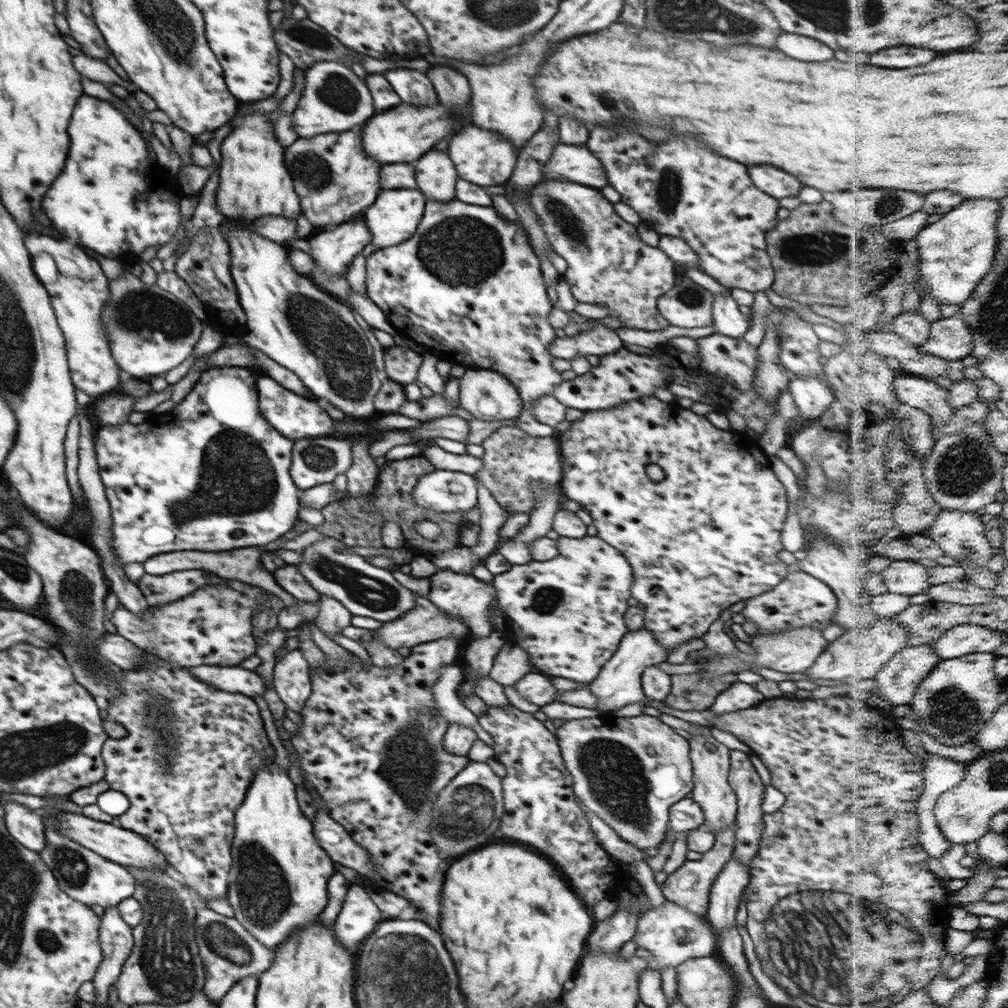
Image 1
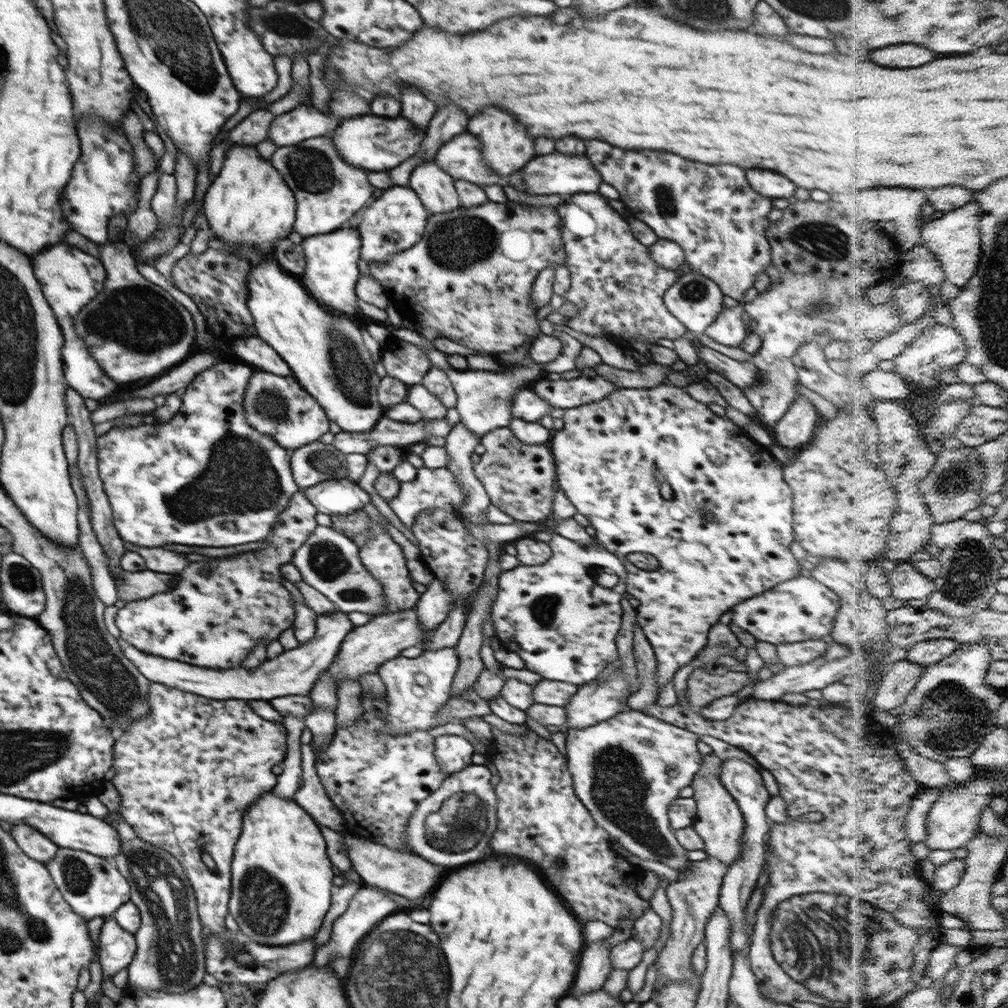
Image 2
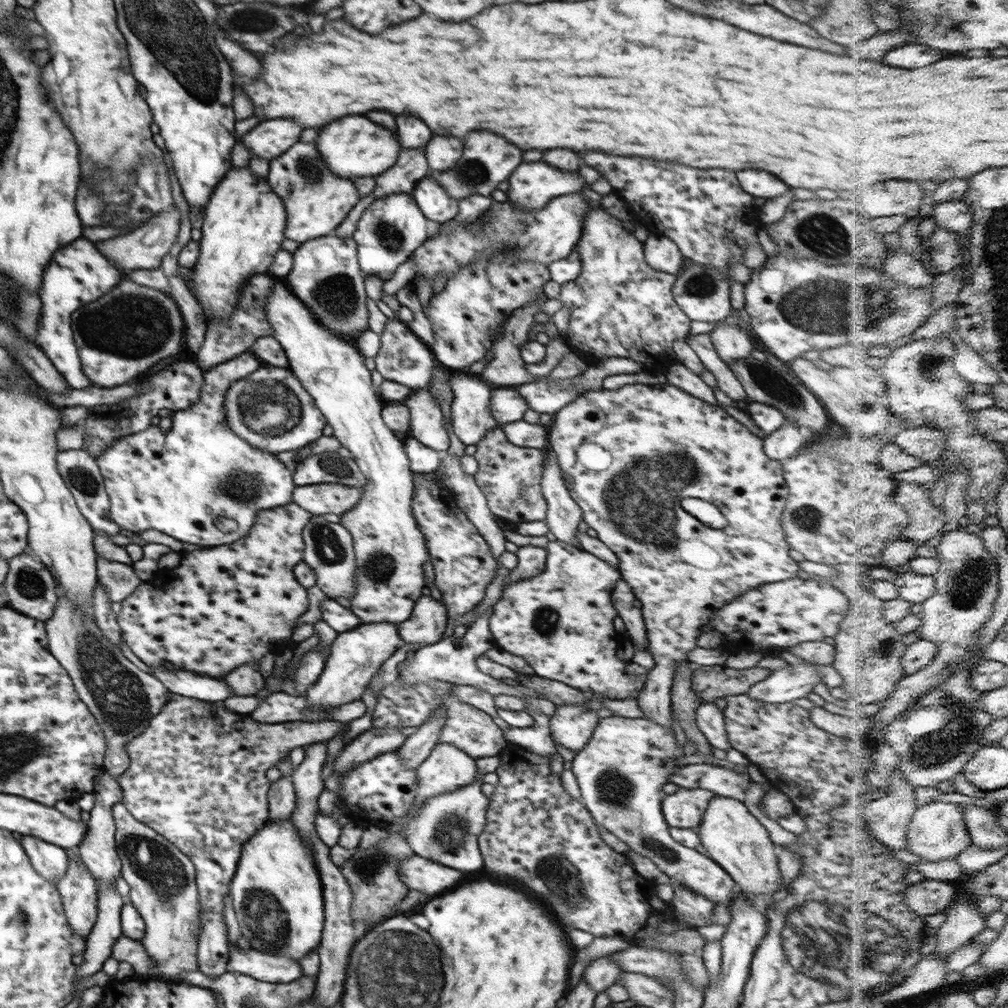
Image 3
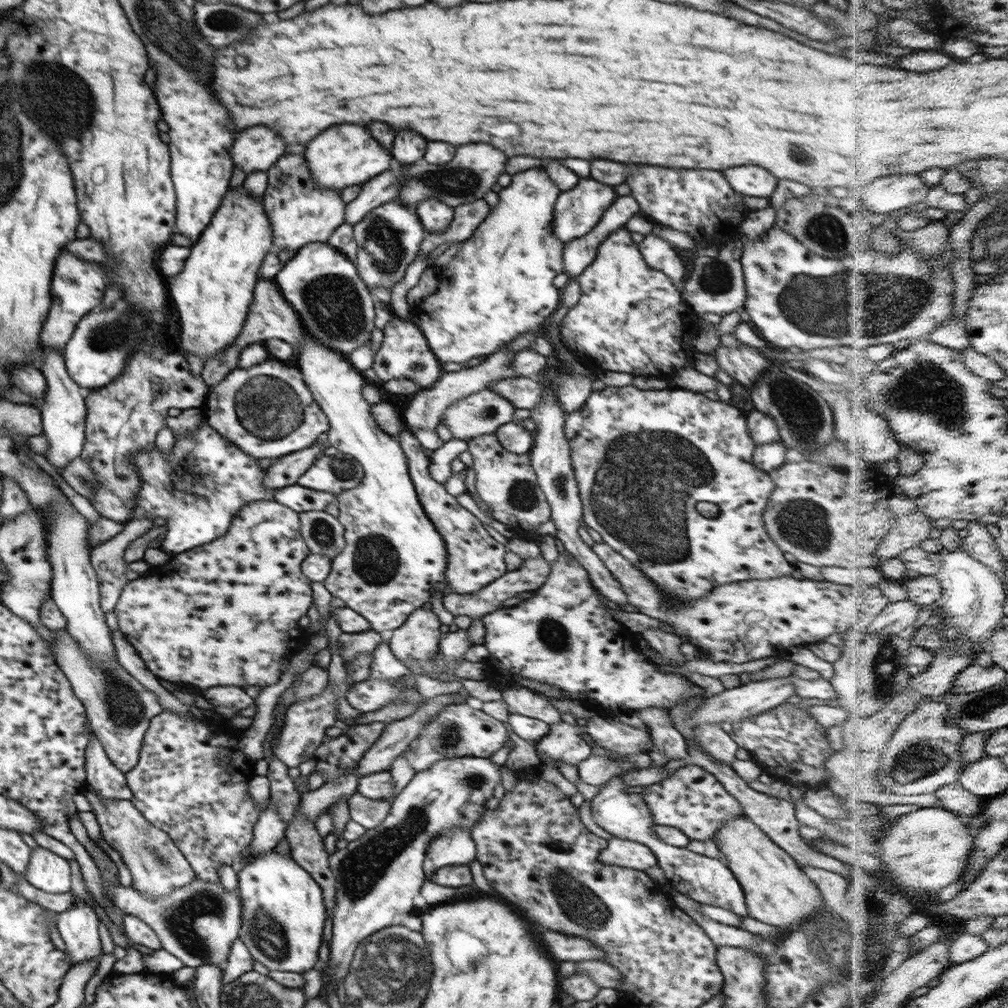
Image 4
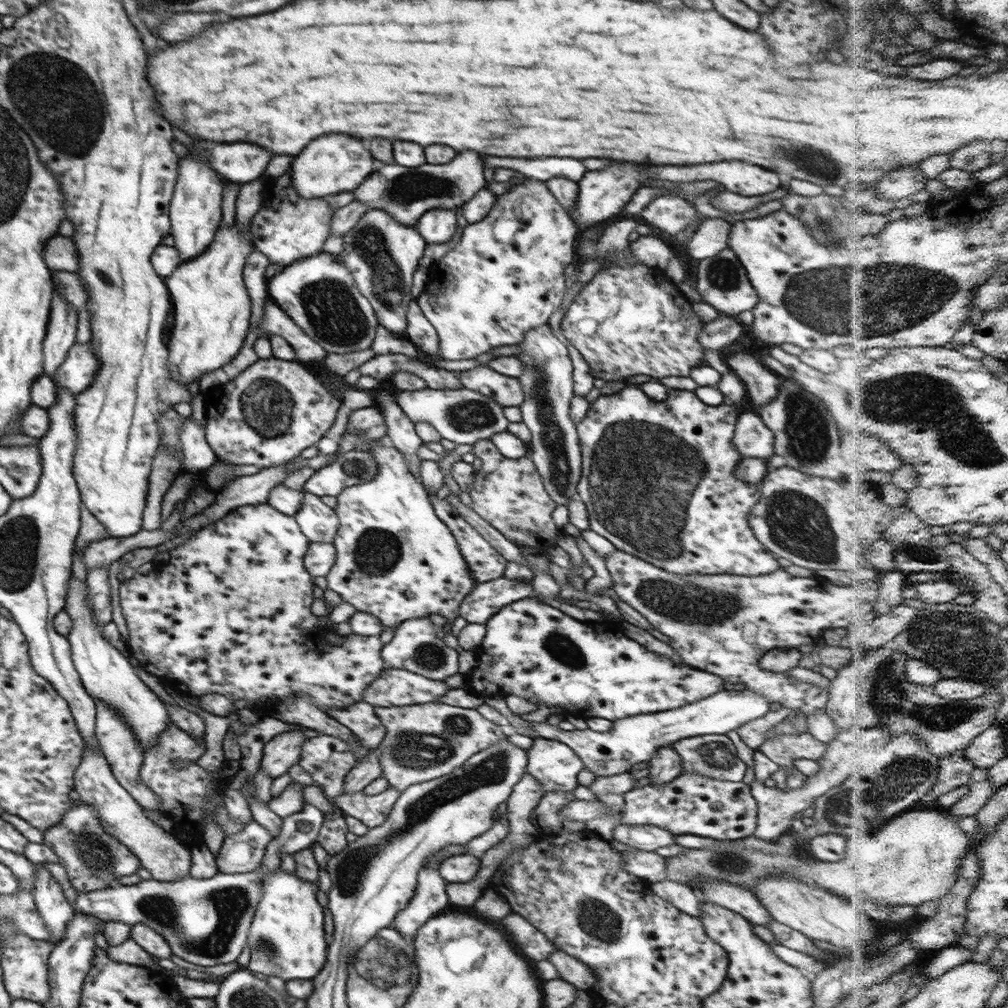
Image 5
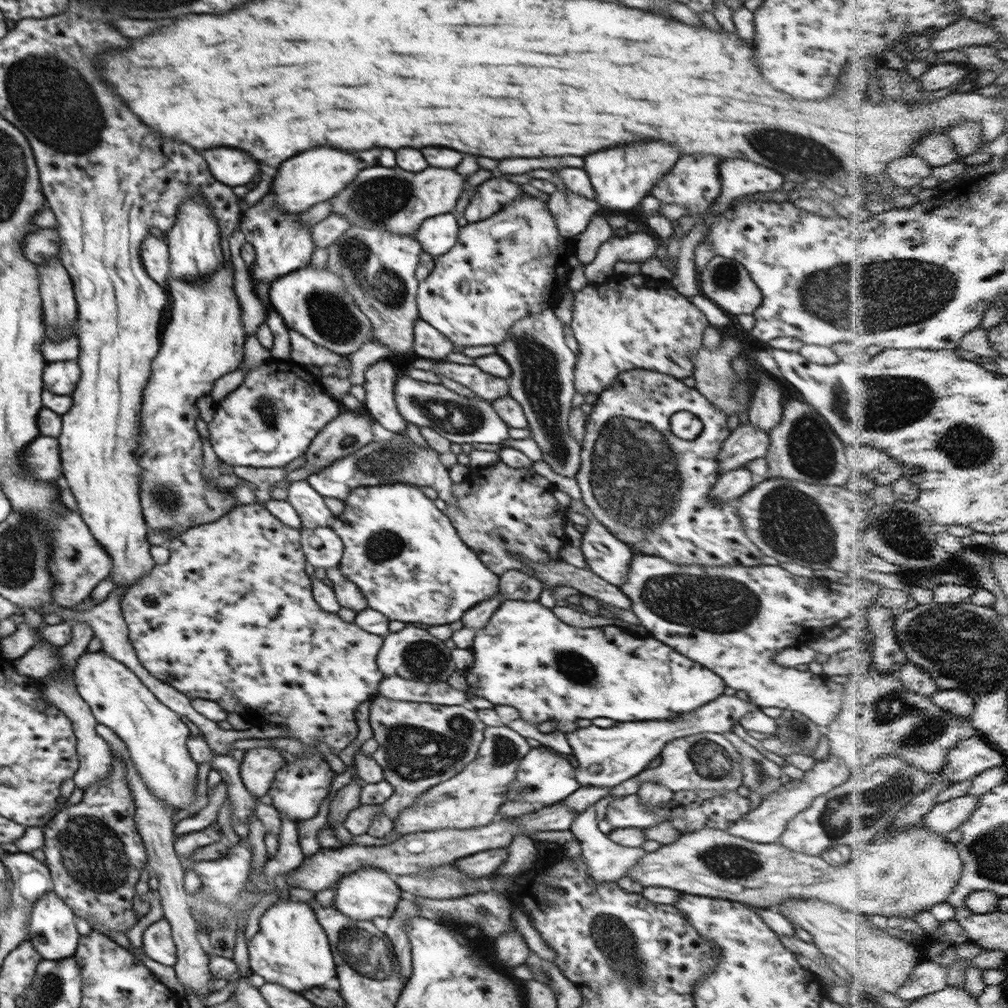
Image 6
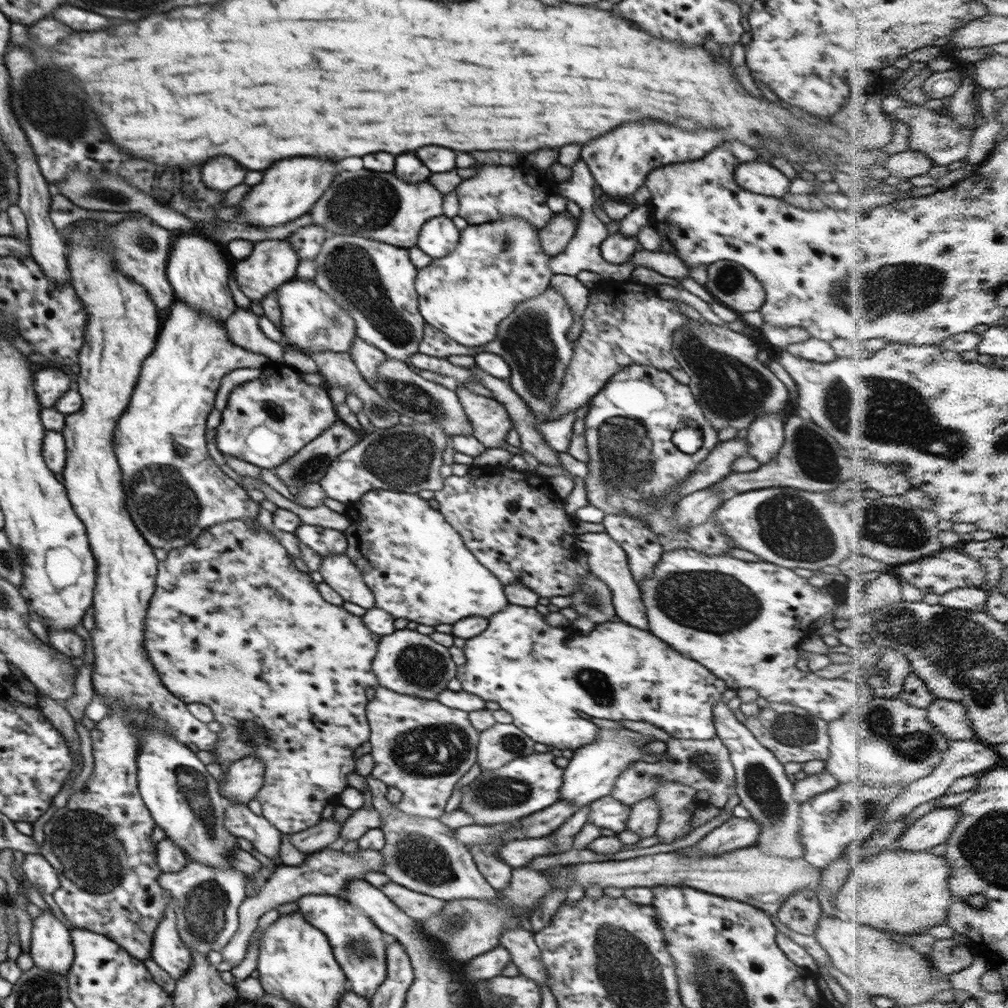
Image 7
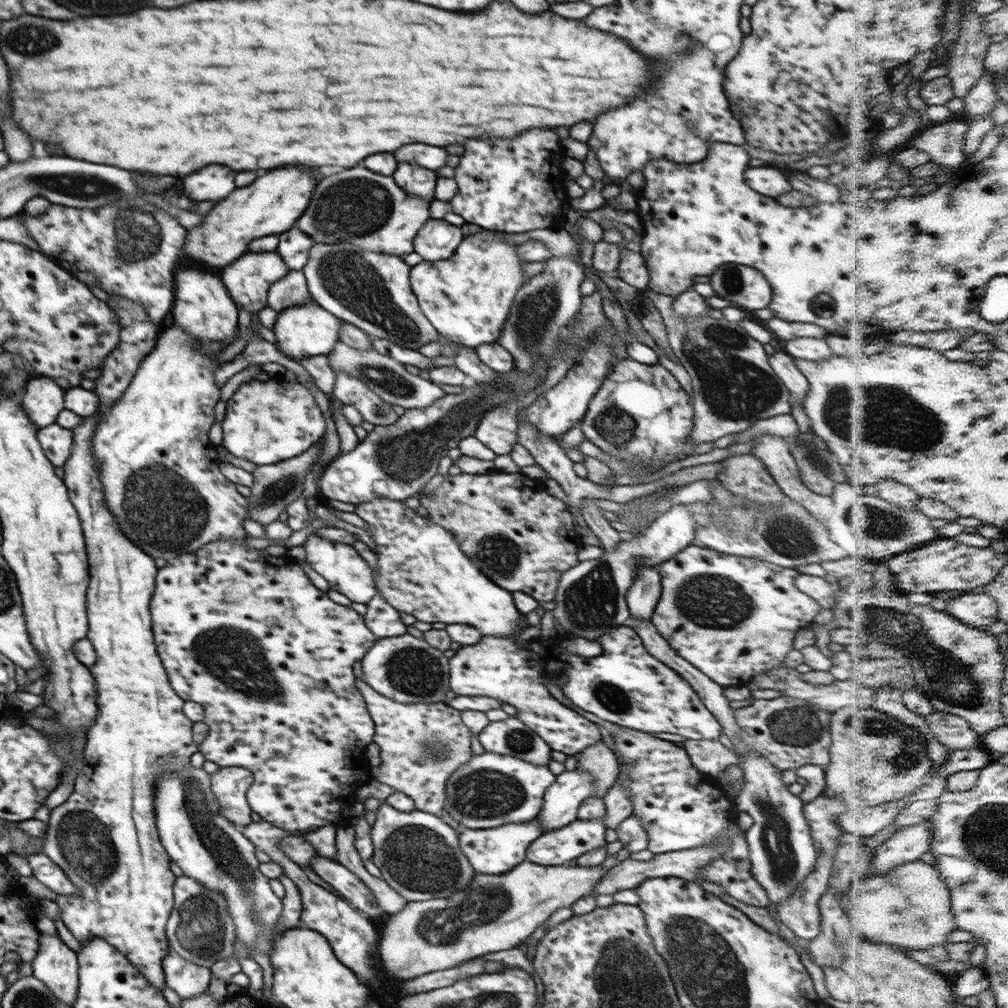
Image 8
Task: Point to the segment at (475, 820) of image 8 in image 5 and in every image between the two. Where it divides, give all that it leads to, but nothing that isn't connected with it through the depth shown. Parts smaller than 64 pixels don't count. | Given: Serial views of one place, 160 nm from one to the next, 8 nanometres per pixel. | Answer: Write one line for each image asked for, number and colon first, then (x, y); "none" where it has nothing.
5: (553, 764)
6: (543, 778)
7: (530, 783)

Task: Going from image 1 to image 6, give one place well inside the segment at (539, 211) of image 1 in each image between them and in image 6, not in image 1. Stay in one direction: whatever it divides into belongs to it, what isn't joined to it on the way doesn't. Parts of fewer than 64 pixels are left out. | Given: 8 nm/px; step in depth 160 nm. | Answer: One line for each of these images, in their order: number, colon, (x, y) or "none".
2: (618, 289)
3: (618, 303)
4: (630, 318)
5: (628, 320)
6: (658, 329)

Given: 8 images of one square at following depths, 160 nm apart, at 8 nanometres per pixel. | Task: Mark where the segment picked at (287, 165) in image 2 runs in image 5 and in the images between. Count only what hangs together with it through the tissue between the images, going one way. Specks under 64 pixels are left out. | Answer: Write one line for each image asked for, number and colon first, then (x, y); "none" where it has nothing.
3: (316, 201)
4: (301, 212)
5: (287, 228)

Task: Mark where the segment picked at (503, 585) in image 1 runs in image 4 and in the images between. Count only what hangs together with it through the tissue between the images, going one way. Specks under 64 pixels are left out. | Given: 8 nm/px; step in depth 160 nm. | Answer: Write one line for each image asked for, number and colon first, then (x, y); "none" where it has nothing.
2: (555, 616)
3: (561, 622)
4: (564, 635)

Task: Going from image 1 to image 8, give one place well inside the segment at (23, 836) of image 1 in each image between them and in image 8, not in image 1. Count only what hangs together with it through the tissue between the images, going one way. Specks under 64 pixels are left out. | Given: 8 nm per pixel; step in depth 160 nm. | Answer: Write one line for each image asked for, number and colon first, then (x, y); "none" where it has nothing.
2: (33, 843)
3: (50, 861)
4: (47, 871)
5: (56, 912)
6: (52, 931)
7: (52, 950)
8: (55, 964)

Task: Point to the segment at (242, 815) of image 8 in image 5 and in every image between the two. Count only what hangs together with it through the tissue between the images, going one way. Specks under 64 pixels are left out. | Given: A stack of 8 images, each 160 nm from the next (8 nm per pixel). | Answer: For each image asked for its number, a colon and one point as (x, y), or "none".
5: (280, 753)
6: (257, 770)
7: (244, 778)

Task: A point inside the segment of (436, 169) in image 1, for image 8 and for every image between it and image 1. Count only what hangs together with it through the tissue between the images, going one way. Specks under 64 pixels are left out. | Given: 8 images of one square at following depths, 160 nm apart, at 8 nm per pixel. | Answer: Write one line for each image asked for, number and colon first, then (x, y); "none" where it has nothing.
2: (436, 189)
3: (435, 203)
4: (435, 216)
5: (437, 226)
6: (437, 235)
7: (438, 237)
8: (437, 240)

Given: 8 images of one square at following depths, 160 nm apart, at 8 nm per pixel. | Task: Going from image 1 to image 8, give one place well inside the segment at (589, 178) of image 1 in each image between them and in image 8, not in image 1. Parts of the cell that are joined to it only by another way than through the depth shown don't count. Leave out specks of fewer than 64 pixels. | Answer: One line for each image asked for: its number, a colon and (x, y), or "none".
2: (555, 173)
3: (532, 186)
4: (500, 284)
5: (506, 275)
6: (514, 264)
7: (496, 265)
8: (468, 297)

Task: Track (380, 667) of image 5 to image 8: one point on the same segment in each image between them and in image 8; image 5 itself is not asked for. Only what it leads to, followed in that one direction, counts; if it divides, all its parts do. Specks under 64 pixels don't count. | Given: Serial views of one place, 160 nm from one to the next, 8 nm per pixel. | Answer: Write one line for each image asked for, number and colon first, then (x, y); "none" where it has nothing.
6: (230, 617)
7: (233, 624)
8: (269, 656)

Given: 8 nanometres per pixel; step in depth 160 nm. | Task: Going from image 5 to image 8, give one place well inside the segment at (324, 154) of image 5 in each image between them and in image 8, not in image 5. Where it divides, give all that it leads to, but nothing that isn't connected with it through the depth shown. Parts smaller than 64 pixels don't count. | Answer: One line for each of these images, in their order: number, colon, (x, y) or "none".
6: (316, 175)
7: (289, 189)
8: (271, 205)

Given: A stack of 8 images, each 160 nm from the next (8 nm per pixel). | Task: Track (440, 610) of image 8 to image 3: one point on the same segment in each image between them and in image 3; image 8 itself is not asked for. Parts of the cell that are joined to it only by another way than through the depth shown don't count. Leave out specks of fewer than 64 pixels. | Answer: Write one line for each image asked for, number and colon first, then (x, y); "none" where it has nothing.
3: (390, 551)
4: (394, 561)
5: (395, 559)
6: (405, 555)
7: (417, 566)

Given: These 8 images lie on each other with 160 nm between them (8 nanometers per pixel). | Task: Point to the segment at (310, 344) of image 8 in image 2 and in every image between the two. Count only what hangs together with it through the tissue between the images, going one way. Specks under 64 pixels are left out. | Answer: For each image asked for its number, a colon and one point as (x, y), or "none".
2: (331, 272)
3: (325, 275)
4: (320, 282)
5: (318, 293)
6: (312, 301)
7: (310, 319)

